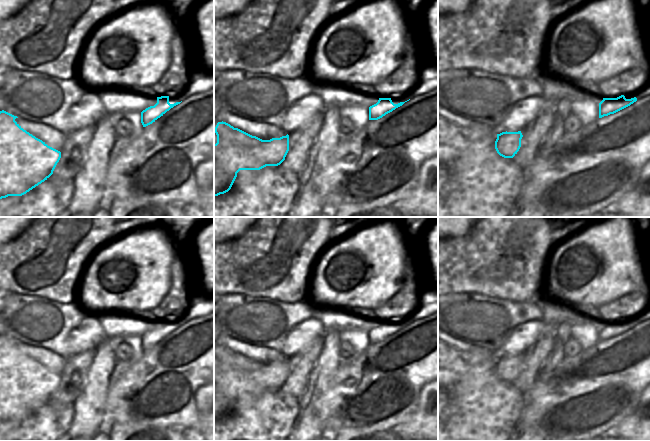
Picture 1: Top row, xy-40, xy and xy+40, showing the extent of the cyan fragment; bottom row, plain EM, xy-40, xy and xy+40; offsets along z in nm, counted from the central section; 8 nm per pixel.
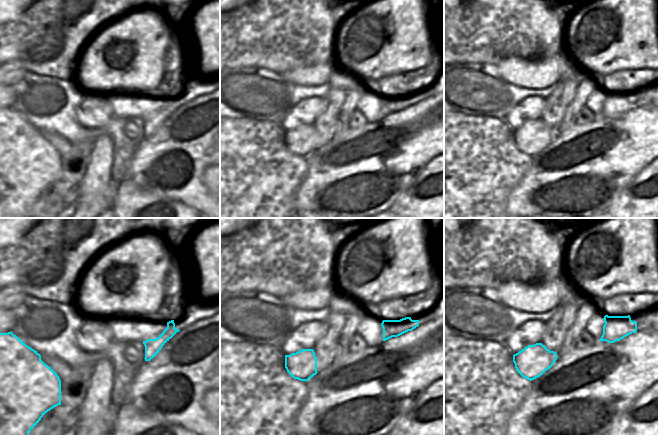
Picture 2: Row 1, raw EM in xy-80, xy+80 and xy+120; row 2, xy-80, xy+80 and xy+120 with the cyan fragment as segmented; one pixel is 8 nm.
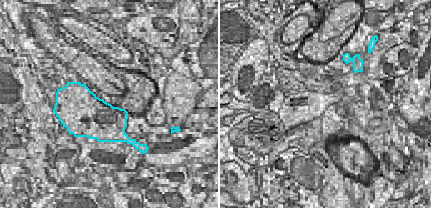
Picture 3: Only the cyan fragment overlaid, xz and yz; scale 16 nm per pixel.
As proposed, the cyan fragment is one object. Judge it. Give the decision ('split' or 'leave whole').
leave whole

